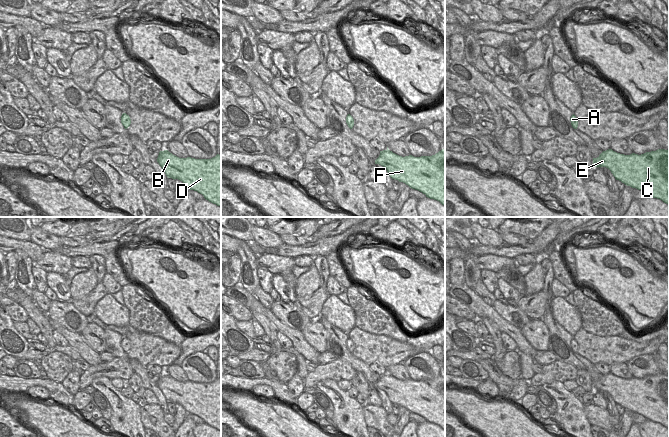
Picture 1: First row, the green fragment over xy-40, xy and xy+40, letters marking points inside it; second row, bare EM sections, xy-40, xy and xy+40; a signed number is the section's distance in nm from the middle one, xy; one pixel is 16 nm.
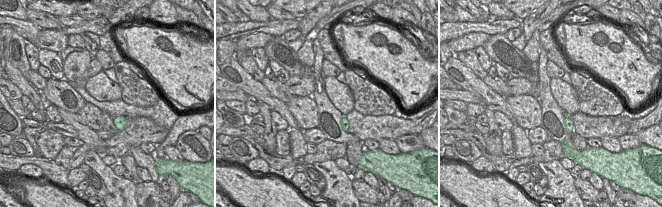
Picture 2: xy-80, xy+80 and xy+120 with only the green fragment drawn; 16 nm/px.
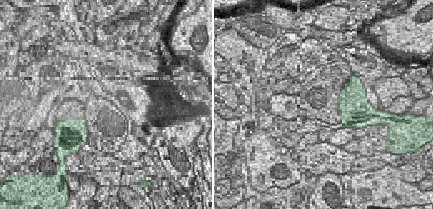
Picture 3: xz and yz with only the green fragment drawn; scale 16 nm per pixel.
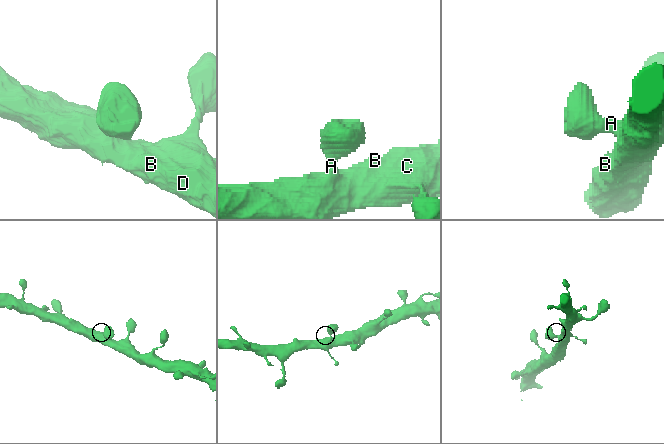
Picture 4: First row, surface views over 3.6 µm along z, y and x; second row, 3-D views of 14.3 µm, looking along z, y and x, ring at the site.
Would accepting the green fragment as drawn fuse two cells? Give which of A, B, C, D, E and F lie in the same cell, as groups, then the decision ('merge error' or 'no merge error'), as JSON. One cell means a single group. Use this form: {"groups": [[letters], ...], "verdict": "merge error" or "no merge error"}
{"groups": [["A", "B", "C", "D", "E", "F"]], "verdict": "no merge error"}

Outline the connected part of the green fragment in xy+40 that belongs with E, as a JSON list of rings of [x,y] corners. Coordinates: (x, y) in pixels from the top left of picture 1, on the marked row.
[[[608,149],[593,158],[593,167],[606,167],[616,180],[669,205],[669,150],[624,155]]]

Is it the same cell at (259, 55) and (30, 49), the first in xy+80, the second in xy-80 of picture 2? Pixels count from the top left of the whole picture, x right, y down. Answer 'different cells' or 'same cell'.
same cell

